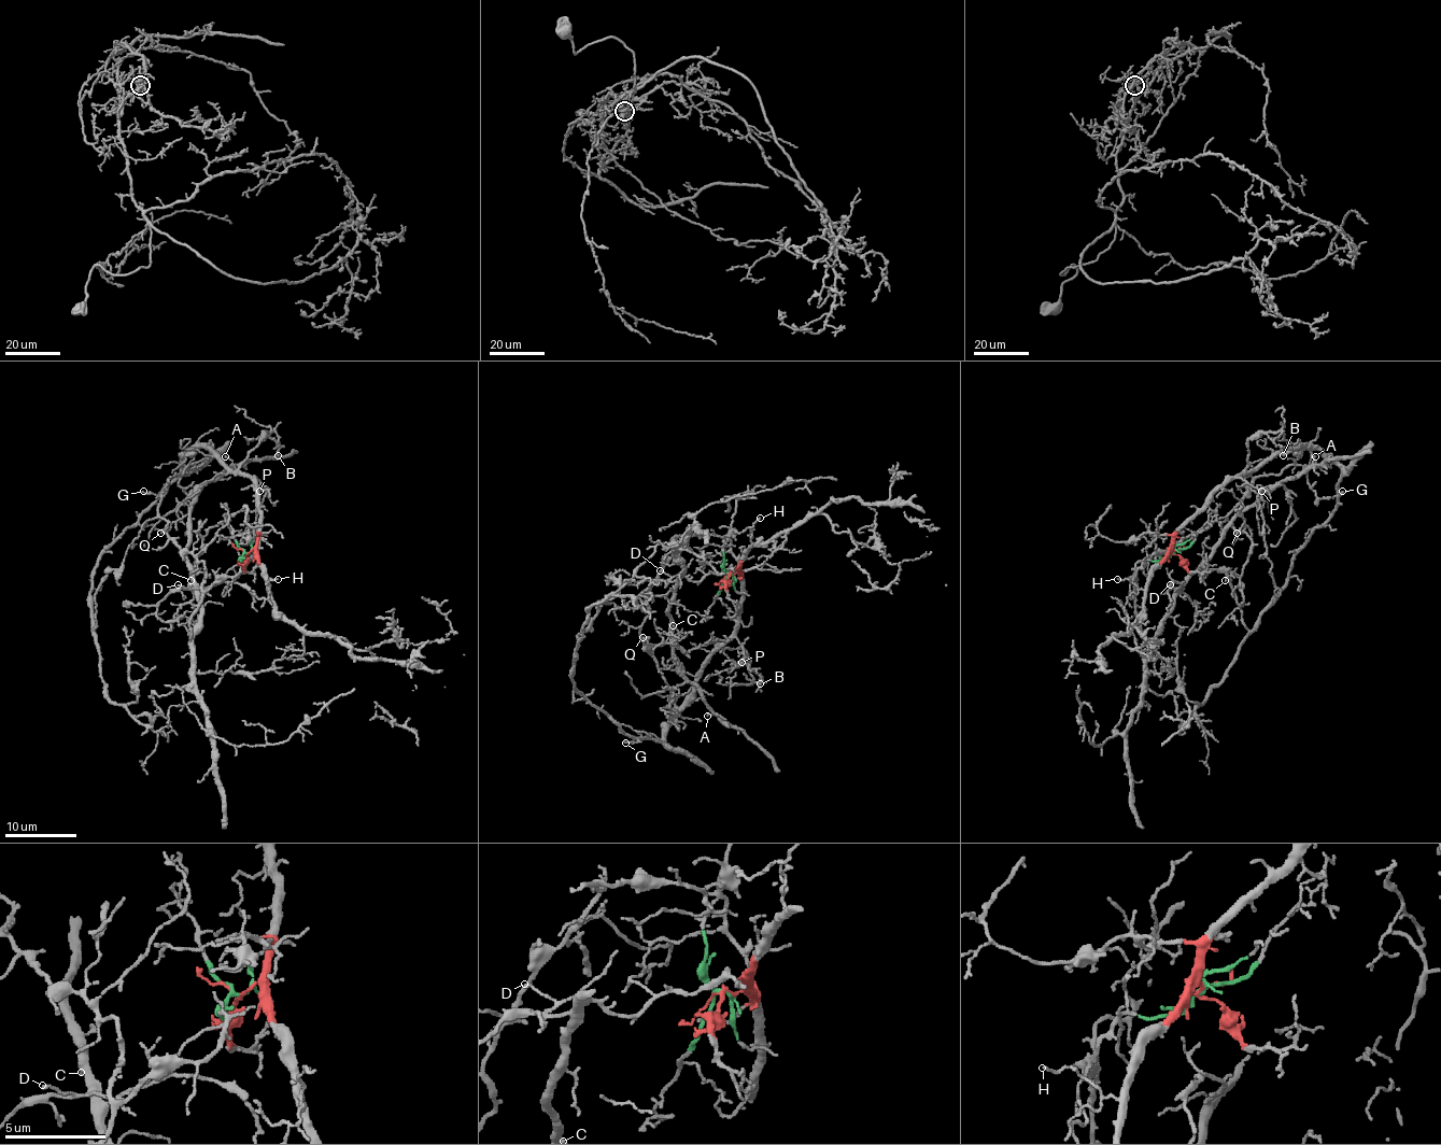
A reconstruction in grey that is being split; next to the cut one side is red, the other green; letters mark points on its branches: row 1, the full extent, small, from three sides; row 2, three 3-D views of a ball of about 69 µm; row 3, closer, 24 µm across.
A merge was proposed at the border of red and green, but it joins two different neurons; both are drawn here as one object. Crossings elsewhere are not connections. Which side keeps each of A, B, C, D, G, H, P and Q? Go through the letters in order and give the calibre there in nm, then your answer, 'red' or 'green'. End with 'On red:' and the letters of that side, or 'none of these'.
A: 120 nm thick; green
B: 70 nm thick; red
C: 130 nm thick; green
D: 130 nm thick; green
G: 100 nm thick; red
H: 100 nm thick; red
P: 100 nm thick; red
Q: 110 nm thick; green
On red: B, G, H, P

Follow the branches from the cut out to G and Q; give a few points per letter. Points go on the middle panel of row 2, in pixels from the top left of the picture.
G: (728, 574), (738, 575), (743, 604), (732, 636), (697, 677), (692, 698), (662, 741), (624, 743)
Q: (728, 574), (716, 534), (676, 536), (670, 639), (643, 637)

